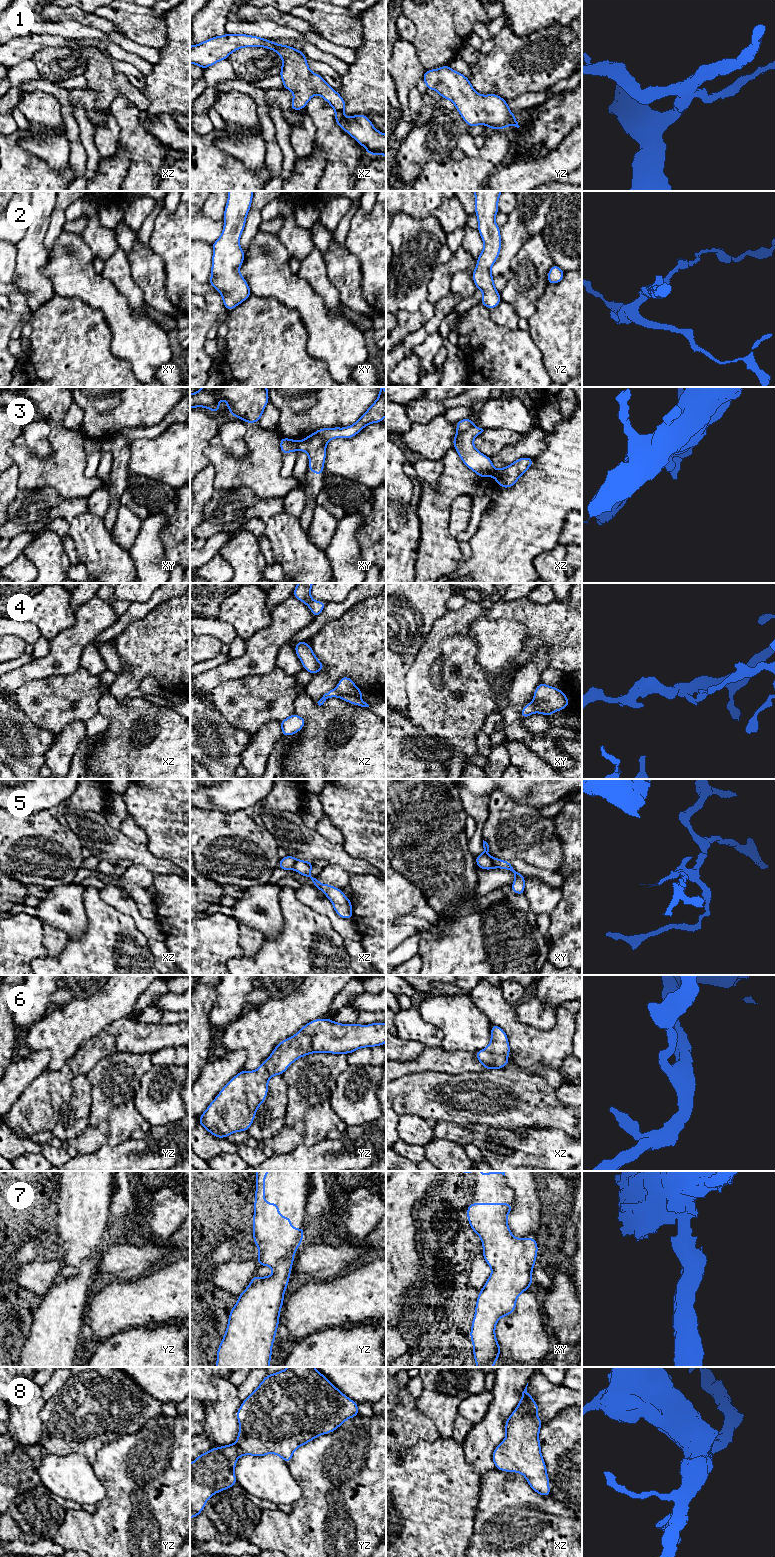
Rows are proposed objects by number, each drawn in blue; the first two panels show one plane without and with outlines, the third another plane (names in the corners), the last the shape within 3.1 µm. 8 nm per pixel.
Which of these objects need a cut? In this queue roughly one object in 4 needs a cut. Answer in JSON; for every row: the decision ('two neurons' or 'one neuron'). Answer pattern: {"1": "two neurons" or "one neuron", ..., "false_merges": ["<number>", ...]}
{"1": "one neuron", "2": "one neuron", "3": "two neurons", "4": "one neuron", "5": "two neurons", "6": "one neuron", "7": "one neuron", "8": "one neuron", "false_merges": ["3", "5"]}

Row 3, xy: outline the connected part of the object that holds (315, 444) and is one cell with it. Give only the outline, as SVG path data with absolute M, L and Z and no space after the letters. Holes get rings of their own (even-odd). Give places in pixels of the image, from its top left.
M379 387L379 396L367 411L352 425L346 428L321 428L298 443L298 451L305 451L309 456L308 470L316 475L323 475L326 459L326 445L334 438L350 439L364 427L372 423L381 423L386 416L385 387Z

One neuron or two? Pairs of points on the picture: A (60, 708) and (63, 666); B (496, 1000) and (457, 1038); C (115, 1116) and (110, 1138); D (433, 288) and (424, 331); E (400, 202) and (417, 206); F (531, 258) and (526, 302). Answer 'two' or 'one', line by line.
A: two
B: two
C: one
D: two
E: one
F: one

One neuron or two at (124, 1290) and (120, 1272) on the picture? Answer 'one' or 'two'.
two

